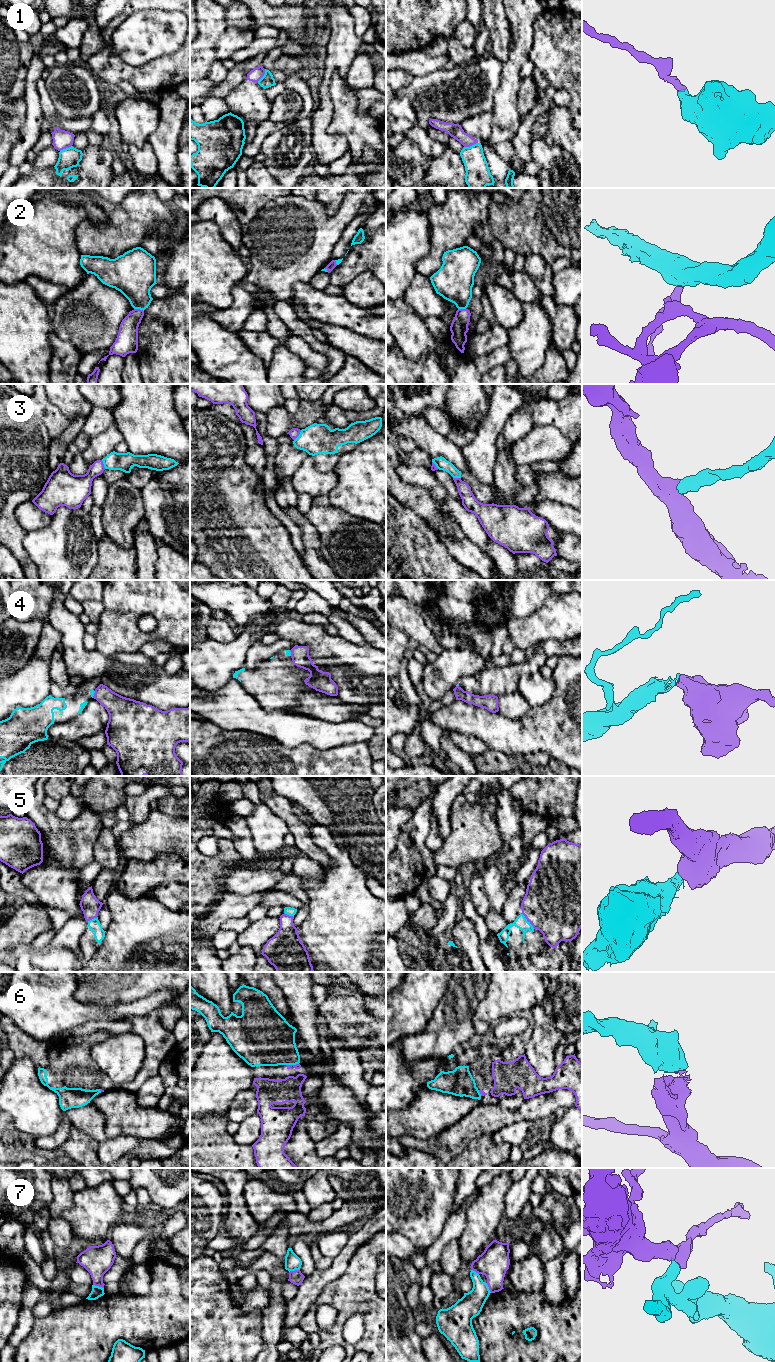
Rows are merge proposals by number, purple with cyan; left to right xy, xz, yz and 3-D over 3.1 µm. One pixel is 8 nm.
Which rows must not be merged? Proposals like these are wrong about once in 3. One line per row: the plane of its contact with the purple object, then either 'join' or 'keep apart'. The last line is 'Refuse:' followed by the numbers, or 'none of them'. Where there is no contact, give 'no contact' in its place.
1: meets purple in xz; keep apart
2: meets purple in xy; keep apart
3: meets purple in xz; keep apart
4: meets purple in xy; keep apart
5: meets purple in yz; join
6: meets purple in xz; join
7: meets purple in xy; keep apart
Refuse: 1, 2, 3, 4, 7

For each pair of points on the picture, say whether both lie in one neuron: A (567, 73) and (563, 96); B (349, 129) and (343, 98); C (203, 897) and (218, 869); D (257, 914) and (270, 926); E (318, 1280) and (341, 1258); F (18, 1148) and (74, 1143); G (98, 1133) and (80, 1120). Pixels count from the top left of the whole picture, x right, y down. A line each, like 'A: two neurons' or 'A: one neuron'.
A: two neurons
B: one neuron
C: one neuron
D: two neurons
E: one neuron
F: one neuron
G: one neuron

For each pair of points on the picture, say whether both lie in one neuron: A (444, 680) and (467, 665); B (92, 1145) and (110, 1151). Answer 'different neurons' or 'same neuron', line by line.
A: same neuron
B: different neurons

